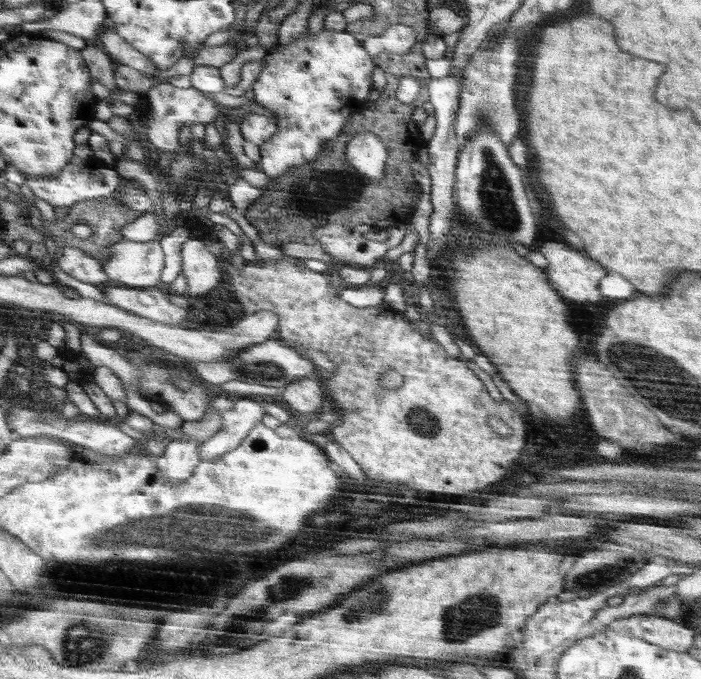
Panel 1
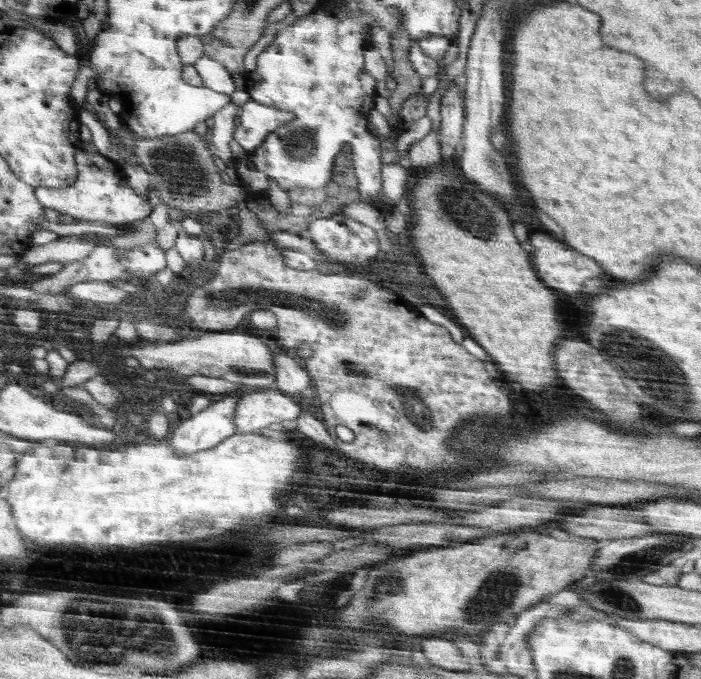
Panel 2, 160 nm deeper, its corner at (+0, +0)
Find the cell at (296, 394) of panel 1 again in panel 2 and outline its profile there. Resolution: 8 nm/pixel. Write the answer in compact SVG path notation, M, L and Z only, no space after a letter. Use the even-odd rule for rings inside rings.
M277 343L273 344L273 368L276 368L276 388L288 393L295 400L300 400L301 392L310 388L308 372L292 358L278 352Z

